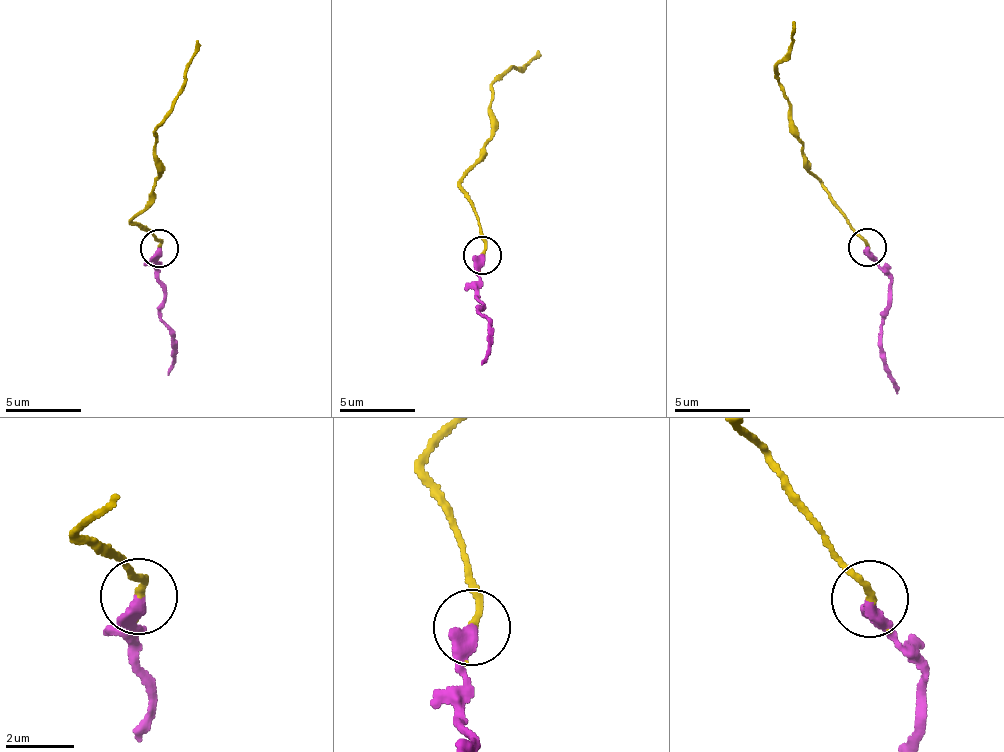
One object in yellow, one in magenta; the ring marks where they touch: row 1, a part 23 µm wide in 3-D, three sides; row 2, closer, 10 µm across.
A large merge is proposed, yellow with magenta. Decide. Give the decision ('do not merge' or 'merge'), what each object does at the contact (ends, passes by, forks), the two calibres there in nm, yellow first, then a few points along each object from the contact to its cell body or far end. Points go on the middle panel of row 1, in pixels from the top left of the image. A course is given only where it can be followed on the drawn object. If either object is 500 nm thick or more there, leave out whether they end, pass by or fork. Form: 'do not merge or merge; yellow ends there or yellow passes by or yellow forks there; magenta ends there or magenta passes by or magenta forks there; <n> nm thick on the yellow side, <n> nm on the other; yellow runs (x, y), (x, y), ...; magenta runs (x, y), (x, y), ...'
merge; yellow ends there; magenta ends there; 180 nm thick on the yellow side, 380 nm on the other; yellow runs (481, 254), (486, 245), (479, 217), (461, 185), (491, 132), (490, 92), (511, 66), (523, 69), (537, 53); magenta runs (481, 254), (476, 292), (482, 304), (477, 316), (488, 318), (489, 346), (481, 364)

